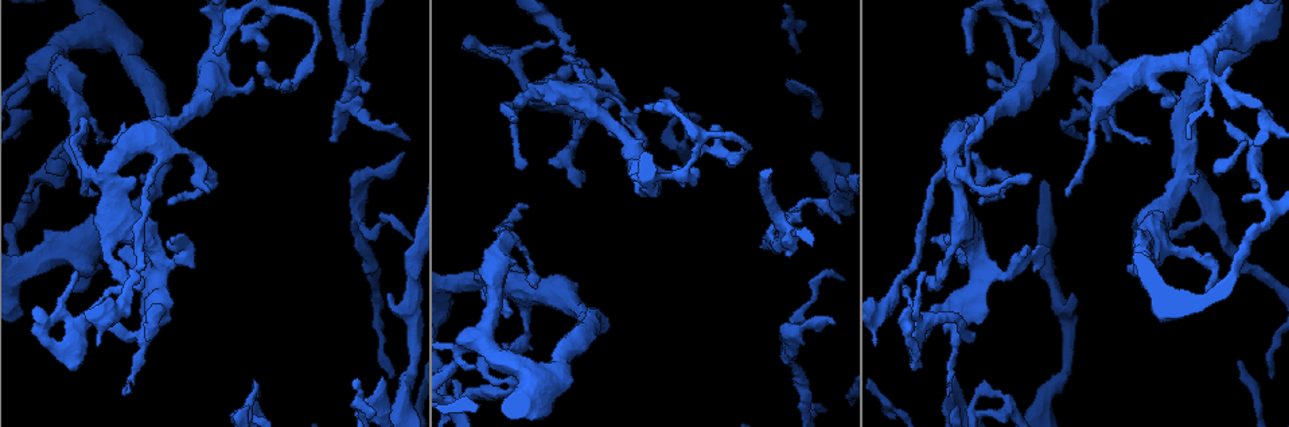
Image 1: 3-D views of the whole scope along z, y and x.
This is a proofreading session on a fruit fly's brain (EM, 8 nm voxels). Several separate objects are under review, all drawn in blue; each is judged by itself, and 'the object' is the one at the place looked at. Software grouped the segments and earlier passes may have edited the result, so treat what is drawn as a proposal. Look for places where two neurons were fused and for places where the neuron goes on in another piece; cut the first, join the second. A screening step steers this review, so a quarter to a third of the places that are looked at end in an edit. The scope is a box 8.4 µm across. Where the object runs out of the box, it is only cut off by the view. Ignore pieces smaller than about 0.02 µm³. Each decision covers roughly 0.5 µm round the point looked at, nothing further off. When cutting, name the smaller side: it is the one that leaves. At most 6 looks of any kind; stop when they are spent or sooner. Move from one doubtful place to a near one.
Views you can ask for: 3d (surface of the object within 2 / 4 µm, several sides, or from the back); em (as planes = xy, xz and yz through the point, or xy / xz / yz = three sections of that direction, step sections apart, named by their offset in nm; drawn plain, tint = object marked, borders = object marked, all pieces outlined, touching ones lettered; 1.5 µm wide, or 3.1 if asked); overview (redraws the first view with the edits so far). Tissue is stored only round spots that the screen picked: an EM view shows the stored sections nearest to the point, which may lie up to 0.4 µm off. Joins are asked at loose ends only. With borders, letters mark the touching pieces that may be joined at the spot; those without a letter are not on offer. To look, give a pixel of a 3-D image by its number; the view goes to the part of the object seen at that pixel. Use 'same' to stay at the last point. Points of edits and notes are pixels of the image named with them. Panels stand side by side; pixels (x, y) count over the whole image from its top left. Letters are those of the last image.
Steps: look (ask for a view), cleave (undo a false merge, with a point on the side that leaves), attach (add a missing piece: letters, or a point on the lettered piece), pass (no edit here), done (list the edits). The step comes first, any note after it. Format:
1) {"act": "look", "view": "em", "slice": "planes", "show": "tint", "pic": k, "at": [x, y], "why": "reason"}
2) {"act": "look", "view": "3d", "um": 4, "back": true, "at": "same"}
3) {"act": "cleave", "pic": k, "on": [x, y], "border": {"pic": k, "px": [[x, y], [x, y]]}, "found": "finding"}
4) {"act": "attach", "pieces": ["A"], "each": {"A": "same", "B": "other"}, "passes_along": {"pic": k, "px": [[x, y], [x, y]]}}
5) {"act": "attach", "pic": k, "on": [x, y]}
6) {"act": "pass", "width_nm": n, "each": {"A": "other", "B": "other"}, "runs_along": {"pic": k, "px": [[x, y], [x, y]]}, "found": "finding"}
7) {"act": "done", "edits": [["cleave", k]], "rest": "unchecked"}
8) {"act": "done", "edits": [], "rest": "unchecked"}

{"act": "look", "view": "em", "slice": "xz", "step": 4, "show": "borders", "pic": 1, "at": [473, 366], "why": "small branch off a trunk"}

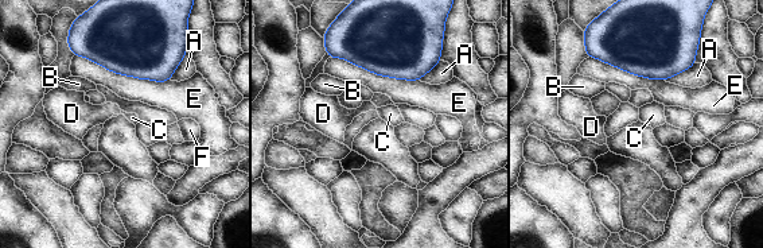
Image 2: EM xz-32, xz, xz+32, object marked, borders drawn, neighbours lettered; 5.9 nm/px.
{"act": "look", "view": "em", "slice": "yz", "step": 4, "show": "borders", "at": "same", "why": "cut it another way"}

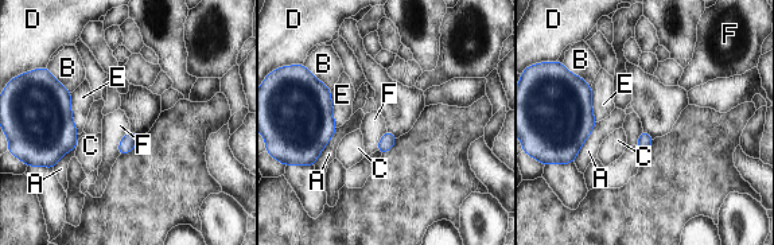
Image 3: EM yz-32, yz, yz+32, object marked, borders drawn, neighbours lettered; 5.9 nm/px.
{"act": "pass", "each": {"A": "other", "B": "other", "C": "other", "D": "other", "E": "other", "F": "other"}, "border": {"pic": 3, "px": [[129, 129], [119, 144], [117, 155]]}, "found": "none of them fits"}

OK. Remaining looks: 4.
{"act": "look", "view": "3d", "um": 2, "pic": 1, "at": [666, 178], "why": "sharp bend"}

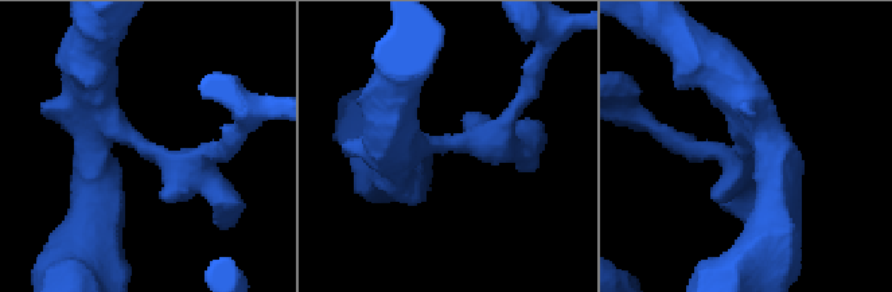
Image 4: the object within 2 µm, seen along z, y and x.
{"act": "look", "view": "em", "slice": "xz", "step": 8, "show": "tint", "pic": 4, "at": [449, 149], "why": "need the tissue"}

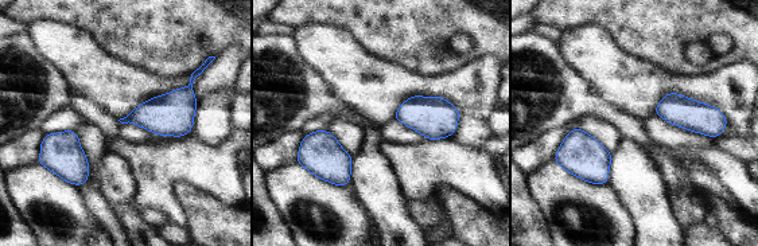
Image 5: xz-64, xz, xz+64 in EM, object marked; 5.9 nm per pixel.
{"act": "look", "view": "em", "slice": "planes", "show": "borders", "at": "same"}

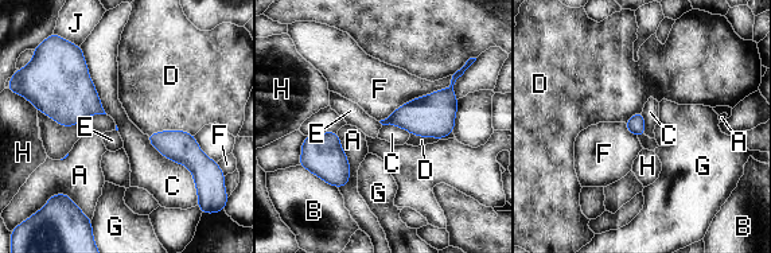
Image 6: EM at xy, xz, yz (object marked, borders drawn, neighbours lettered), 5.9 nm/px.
{"act": "pass", "each": {"A": "other", "B": "other", "C": "other", "D": "other", "E": "other", "F": "other", "G": "other", "H": "other", "J": "other"}, "found": "all the same neuron"}

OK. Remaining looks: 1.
{"act": "done", "edits": [], "rest": "unchecked"}

